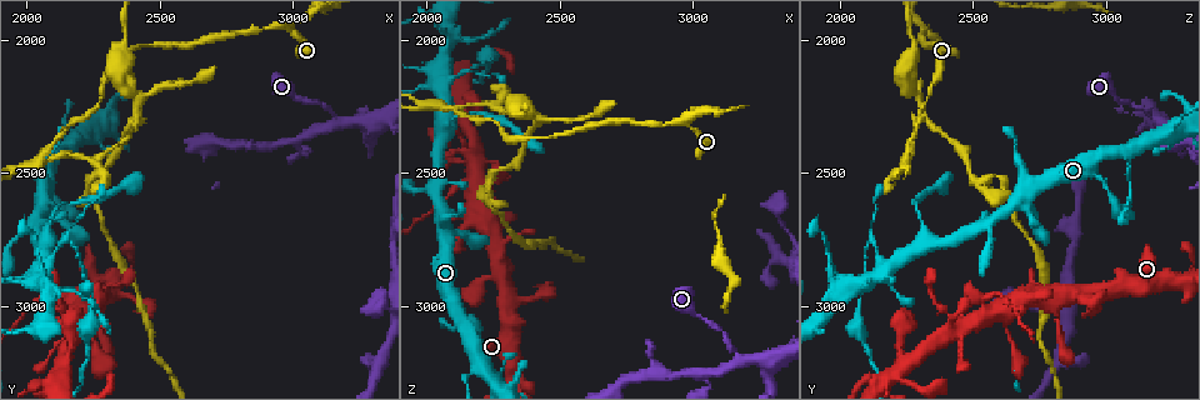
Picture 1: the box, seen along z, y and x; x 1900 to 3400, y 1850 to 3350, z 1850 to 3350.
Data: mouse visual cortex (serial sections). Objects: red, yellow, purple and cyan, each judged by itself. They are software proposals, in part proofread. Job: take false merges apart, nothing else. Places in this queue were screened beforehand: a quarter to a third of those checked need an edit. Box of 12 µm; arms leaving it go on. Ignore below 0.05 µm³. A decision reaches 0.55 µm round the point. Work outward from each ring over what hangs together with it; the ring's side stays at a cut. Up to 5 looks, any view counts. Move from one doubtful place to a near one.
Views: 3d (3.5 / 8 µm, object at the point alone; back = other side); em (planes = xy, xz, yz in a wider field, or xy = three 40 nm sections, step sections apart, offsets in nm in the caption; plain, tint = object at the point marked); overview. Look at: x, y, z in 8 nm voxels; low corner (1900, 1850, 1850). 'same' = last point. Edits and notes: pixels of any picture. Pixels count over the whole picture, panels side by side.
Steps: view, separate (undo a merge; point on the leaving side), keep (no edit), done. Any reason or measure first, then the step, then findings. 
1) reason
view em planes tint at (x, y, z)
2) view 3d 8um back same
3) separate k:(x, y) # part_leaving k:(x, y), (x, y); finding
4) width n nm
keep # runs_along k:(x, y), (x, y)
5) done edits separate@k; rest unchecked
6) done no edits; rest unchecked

abrupt turn
view em xy step 5 tint at (3280, 2330, 3210)

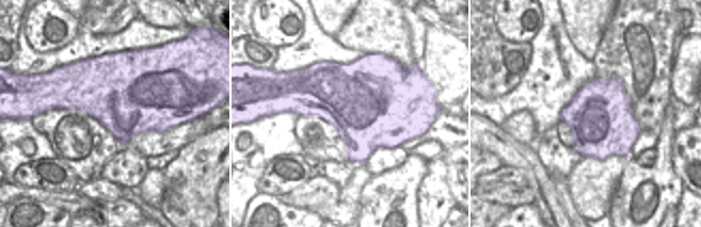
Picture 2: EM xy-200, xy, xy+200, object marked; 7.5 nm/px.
view 3d 3.5um same

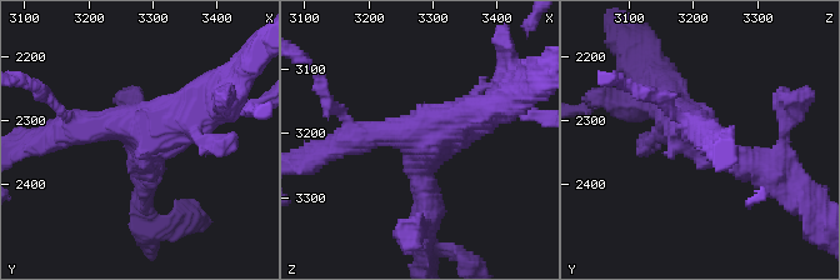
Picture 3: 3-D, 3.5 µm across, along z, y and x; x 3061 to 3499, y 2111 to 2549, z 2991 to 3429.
arms 3
keep # runs_along 3:(349, 131), (421, 138), (429, 211); all the same cell

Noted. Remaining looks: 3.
two arms in line, one across
view 3d 3.5um at (3010, 2380, 3260)

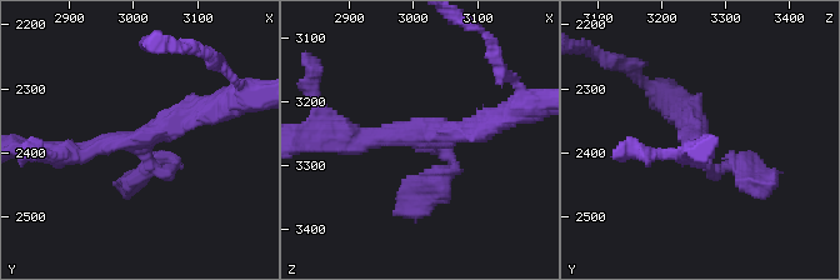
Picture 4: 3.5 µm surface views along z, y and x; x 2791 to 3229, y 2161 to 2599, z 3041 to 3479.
arms 3; arm_widths 150, 250, 250 nm; need the tissue
view em xy step 5 tint at (3015, 2380, 3250)

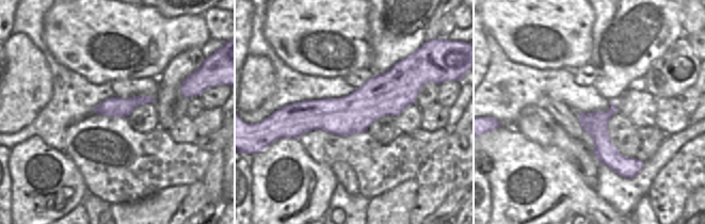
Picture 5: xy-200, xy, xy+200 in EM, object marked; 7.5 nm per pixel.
keep # runs_along 5:(418, 84), (353, 114), (284, 122); continuous, no second cell

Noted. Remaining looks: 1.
done no edits; rest unchecked

